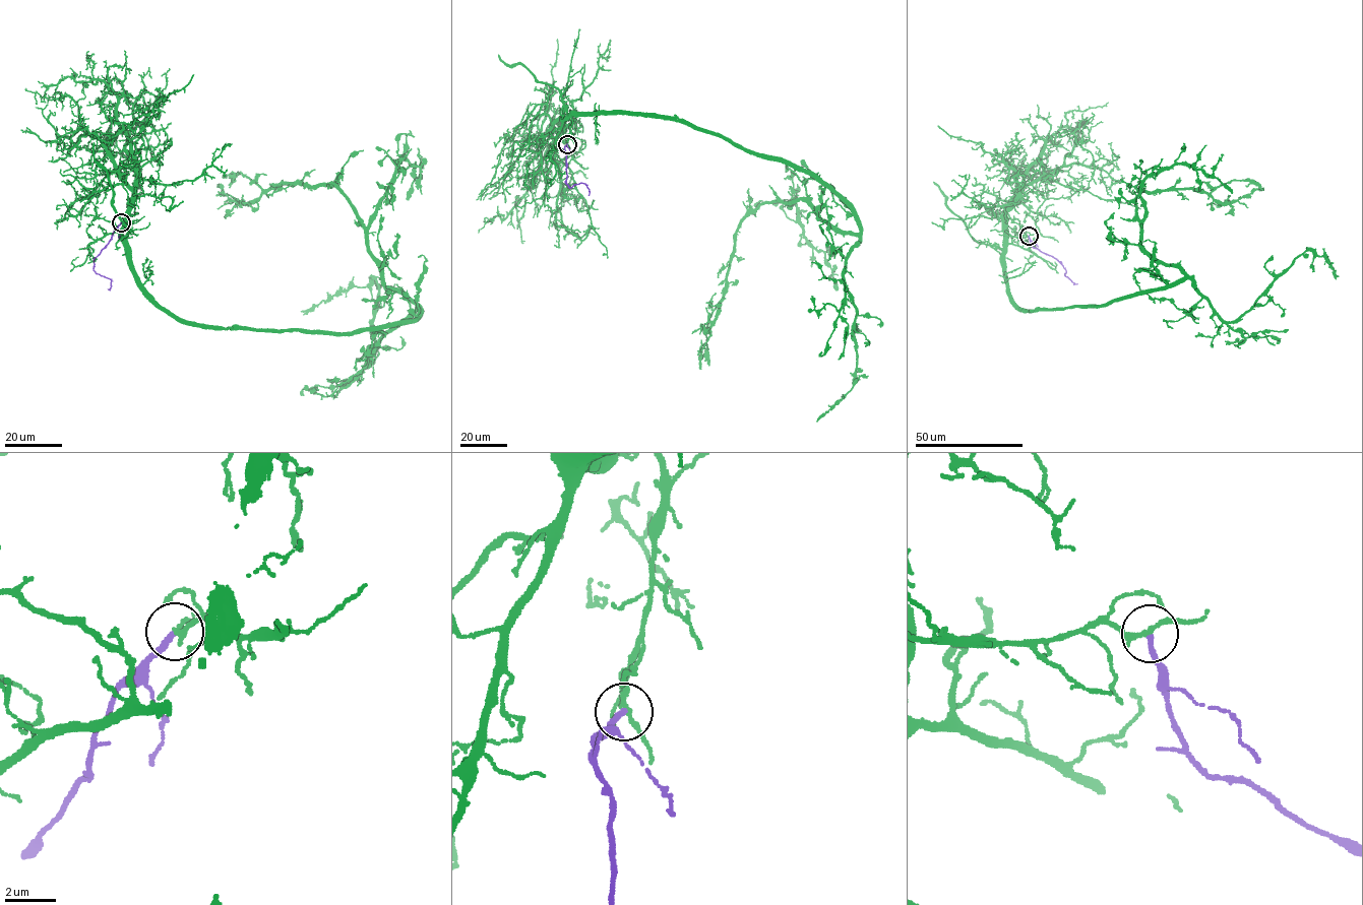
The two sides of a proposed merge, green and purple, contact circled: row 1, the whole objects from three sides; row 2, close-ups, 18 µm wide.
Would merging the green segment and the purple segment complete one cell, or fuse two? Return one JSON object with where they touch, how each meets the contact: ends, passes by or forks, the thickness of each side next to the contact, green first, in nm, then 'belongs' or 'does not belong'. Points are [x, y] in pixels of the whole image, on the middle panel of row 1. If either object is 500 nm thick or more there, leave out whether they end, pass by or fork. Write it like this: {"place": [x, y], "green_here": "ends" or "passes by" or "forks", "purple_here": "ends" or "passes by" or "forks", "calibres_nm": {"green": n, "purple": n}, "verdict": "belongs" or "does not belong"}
{"place": [567, 144], "green_here": "passes by", "purple_here": "ends", "calibres_nm": {"green": 180, "purple": 220}, "verdict": "does not belong"}

